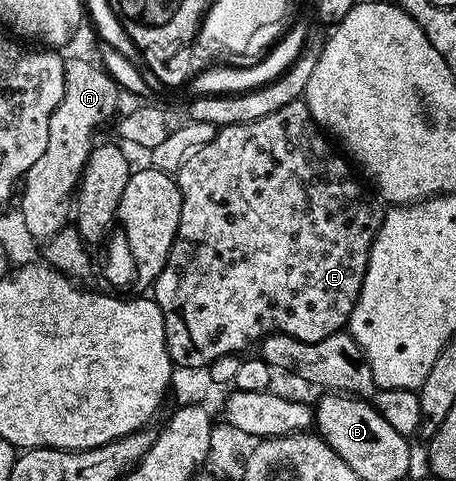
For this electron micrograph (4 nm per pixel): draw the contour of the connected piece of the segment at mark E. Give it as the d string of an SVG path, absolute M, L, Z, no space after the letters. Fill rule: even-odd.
M301 100L286 104L278 108L278 112L270 112L270 116L262 116L258 120L219 127L208 144L191 151L180 165L175 180L180 185L182 216L178 220L178 232L174 236L166 268L162 268L150 290L151 297L156 299L158 308L162 308L164 313L166 348L176 366L196 369L209 367L219 357L227 354L239 355L247 346L255 347L269 334L284 333L300 341L314 342L343 331L347 327L348 317L360 298L360 289L368 267L368 253L372 250L376 233L380 231L382 210L380 214L381 203L360 187L361 179L359 177L356 179L352 175L353 167L347 161L344 163L332 151L331 144L333 145L322 133L321 127L312 119L308 103Z

